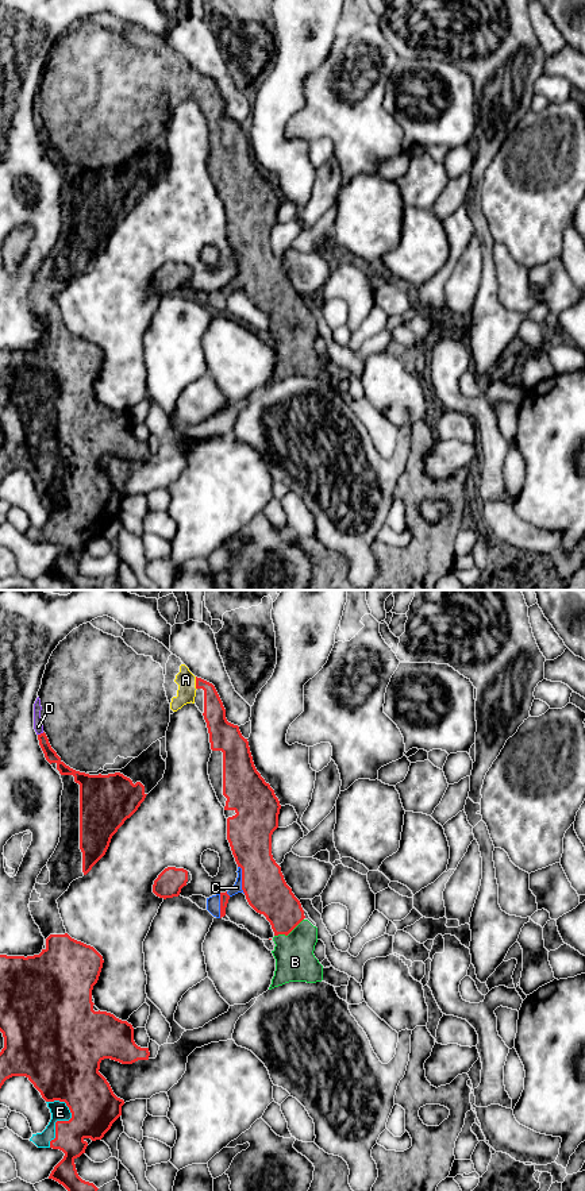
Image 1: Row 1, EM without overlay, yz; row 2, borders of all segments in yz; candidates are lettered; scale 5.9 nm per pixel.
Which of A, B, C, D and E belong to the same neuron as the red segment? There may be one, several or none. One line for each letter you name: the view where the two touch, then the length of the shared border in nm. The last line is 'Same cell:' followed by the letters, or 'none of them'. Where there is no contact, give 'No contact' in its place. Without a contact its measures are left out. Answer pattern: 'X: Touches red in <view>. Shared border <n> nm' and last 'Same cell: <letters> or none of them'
A: Touches red in yz. Shared border 80 nm
B: Touches red in yz. Shared border 200 nm
C: Touches red in yz. Shared border 170 nm
D: Touches red in yz. Shared border 40 nm
E: Touches red in yz. Shared border 300 nm
Same cell: A, B, C, D, E

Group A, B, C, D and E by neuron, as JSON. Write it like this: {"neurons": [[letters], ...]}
{"neurons": [["A", "B", "C", "D", "E"]]}

